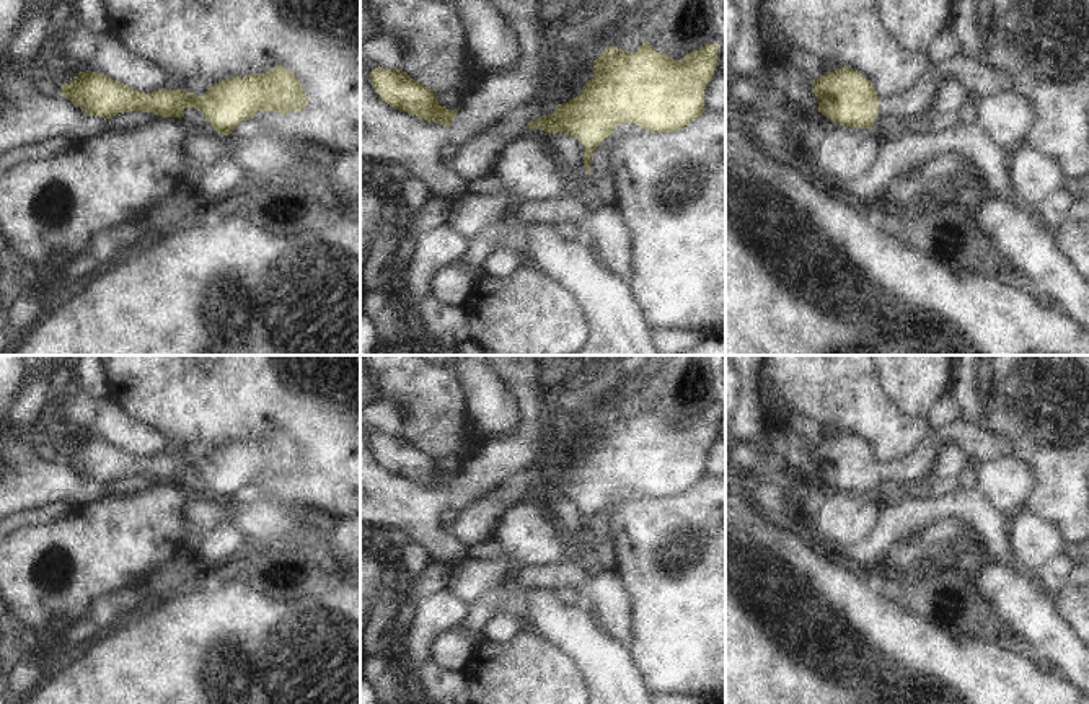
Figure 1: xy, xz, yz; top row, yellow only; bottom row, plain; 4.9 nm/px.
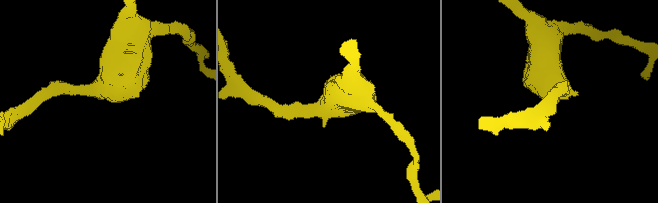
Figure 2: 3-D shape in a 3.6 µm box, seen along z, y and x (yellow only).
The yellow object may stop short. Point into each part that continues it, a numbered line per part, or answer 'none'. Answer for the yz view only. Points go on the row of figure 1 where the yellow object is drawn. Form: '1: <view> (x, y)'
1: yz (975, 75)

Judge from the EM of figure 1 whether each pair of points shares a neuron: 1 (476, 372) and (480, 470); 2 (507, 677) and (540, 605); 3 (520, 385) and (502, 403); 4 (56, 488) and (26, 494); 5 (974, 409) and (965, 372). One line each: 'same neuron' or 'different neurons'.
1: different neurons
2: different neurons
3: different neurons
4: same neuron
5: same neuron

